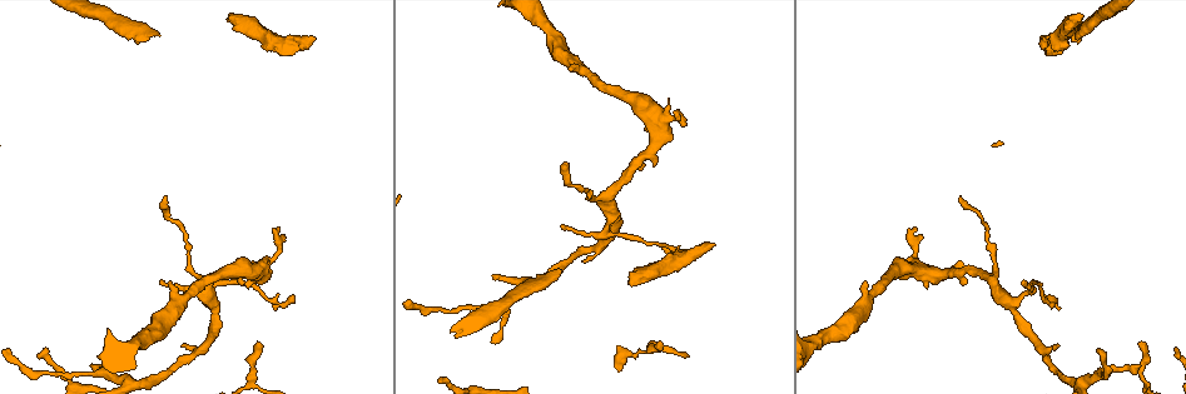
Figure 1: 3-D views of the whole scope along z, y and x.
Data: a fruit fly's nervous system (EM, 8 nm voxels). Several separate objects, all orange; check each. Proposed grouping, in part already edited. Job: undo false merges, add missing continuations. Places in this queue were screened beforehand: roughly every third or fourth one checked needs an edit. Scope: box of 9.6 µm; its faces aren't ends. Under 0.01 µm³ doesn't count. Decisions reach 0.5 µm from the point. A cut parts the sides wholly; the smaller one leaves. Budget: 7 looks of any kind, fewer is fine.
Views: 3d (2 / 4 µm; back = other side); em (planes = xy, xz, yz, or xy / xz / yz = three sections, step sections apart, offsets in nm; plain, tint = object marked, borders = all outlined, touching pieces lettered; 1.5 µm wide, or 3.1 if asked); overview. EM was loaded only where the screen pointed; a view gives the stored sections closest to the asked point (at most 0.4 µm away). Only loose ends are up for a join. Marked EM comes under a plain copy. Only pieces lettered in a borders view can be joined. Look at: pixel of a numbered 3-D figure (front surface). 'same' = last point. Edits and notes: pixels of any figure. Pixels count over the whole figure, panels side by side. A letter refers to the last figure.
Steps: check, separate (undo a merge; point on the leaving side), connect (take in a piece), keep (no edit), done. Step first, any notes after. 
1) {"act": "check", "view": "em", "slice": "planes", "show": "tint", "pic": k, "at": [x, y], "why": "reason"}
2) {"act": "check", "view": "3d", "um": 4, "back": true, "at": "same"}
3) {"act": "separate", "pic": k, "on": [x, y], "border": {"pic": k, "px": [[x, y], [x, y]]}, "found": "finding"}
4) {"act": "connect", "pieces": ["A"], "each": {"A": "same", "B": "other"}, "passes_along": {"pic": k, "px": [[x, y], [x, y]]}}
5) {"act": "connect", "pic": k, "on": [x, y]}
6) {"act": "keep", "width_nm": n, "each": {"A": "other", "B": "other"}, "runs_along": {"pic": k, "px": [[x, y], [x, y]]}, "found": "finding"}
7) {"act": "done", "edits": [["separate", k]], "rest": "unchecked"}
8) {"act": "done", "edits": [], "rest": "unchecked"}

{"act": "check", "view": "em", "slice": "xy", "step": 4, "show": "borders", "pic": 1, "at": [278, 229], "why": "thin end"}

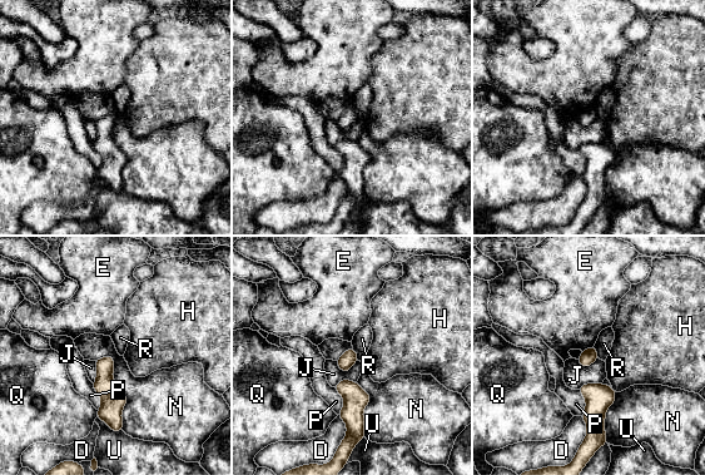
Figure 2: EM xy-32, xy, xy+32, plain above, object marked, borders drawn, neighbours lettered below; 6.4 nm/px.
{"act": "keep", "width_nm": 100, "each": {"D": "other", "E": "other", "H": "other", "J": "other", "N": "other", "P": "other", "Q": "other", "R": "other", "U": "other"}, "runs_along": {"pic": 2, "px": [[108, 359], [107, 389], [119, 428]]}, "found": "no lettered piece goes on from it"}

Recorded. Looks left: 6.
{"act": "check", "view": "em", "slice": "xz", "step": 4, "show": "borders", "pic": 1, "at": [92, 364]}

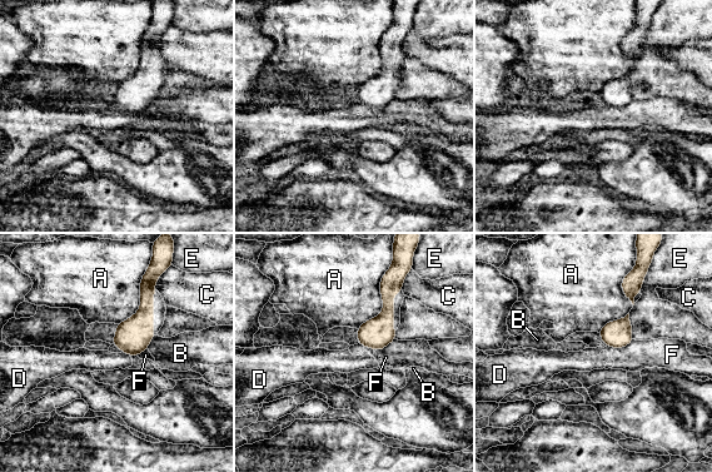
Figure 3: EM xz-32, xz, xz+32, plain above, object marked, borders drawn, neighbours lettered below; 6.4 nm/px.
{"act": "keep", "longest_contact_nm": ["A", 380], "each": {"A": "other", "B": "other", "C": "other", "D": "other", "E": "other", "F": "other"}, "found": "none of them fits"}

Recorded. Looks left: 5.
{"act": "check", "view": "em", "slice": "planes", "show": "borders", "pic": 1, "at": [1081, 18], "why": "thick end"}

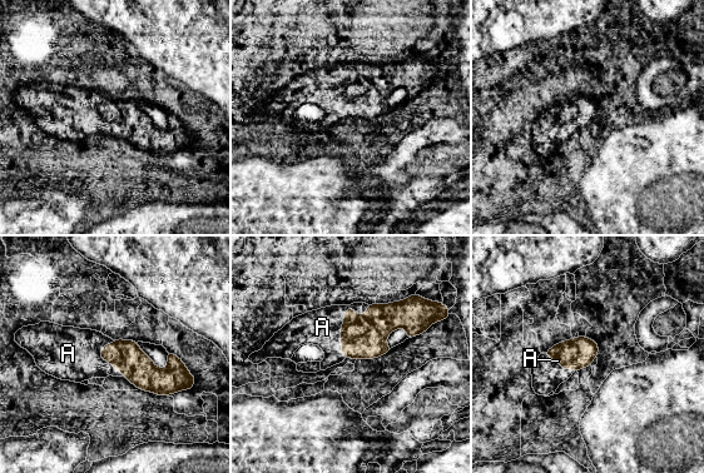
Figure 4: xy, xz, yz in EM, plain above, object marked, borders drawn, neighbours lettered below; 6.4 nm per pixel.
{"act": "connect", "pieces": ["A"], "each": {"A": "same"}, "passes_along": {"pic": 4, "px": [[363, 337], [341, 332], [322, 327]]}, "found": "the neuron continues"}

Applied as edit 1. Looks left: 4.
{"act": "done", "edits": [["connect", 4]], "rest": "unchecked"}

